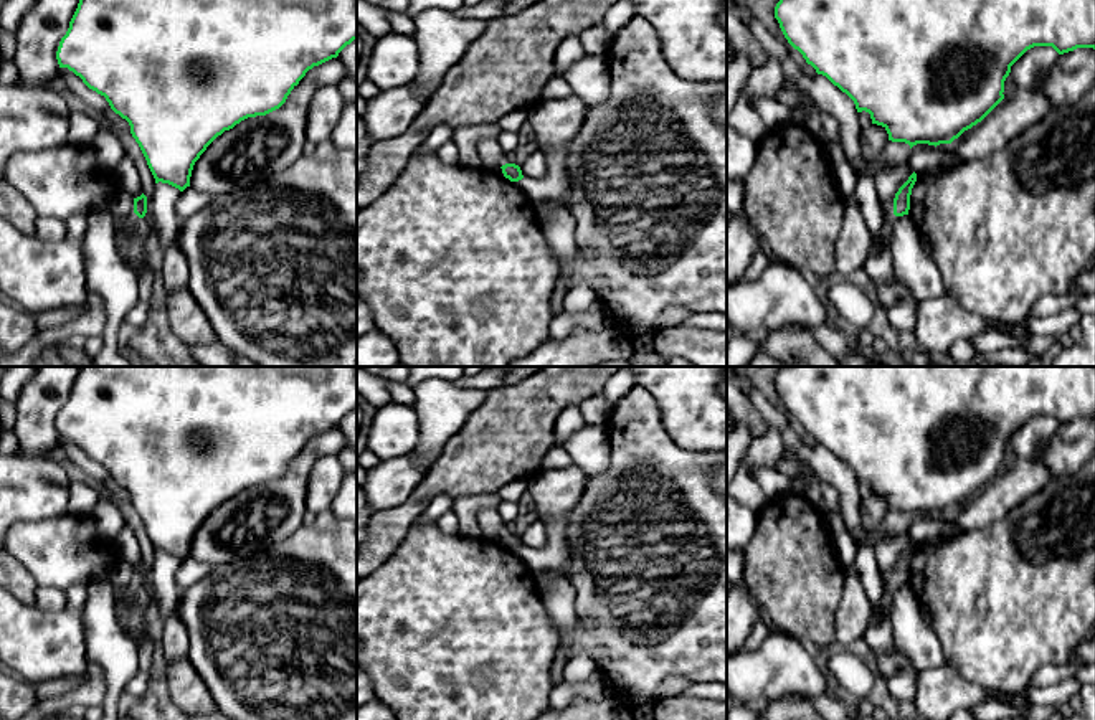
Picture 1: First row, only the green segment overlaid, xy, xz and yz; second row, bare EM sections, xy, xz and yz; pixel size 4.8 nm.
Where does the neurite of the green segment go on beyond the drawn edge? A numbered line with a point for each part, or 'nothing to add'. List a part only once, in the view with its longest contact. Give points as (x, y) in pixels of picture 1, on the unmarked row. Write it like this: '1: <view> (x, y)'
1: xy (124, 603)

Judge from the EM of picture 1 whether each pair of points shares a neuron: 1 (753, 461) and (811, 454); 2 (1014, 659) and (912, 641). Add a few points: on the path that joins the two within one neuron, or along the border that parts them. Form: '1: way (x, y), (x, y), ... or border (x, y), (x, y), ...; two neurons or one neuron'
1: border (770, 425), (788, 448); two neurons
2: border (932, 630), (947, 663); two neurons

